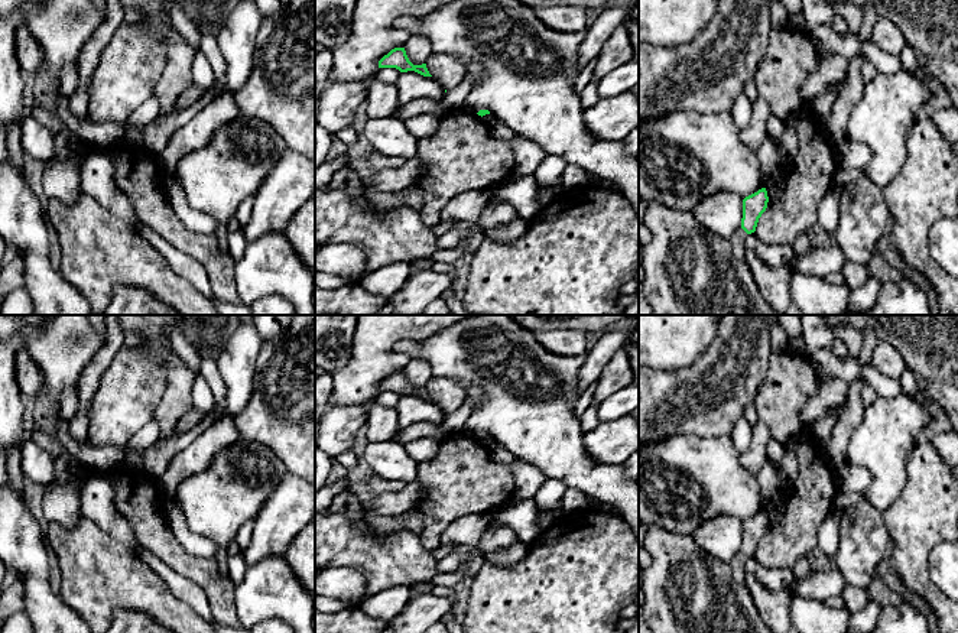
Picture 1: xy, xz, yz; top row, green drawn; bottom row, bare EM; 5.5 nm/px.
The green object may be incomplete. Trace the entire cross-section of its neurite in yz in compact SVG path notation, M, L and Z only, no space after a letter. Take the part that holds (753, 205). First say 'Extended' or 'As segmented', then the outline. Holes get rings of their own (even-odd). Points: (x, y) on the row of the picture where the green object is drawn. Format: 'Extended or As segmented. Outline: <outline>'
As segmented. Outline: M761 188L757 192L743 199L741 228L747 234L751 234L756 231L759 218L767 208L767 202L769 202L769 197L767 197L766 188Z

